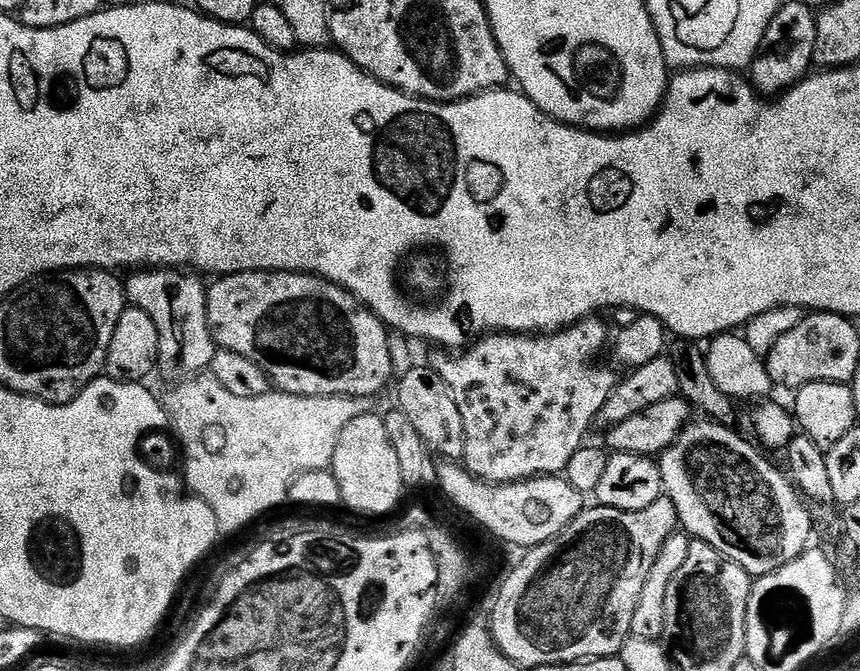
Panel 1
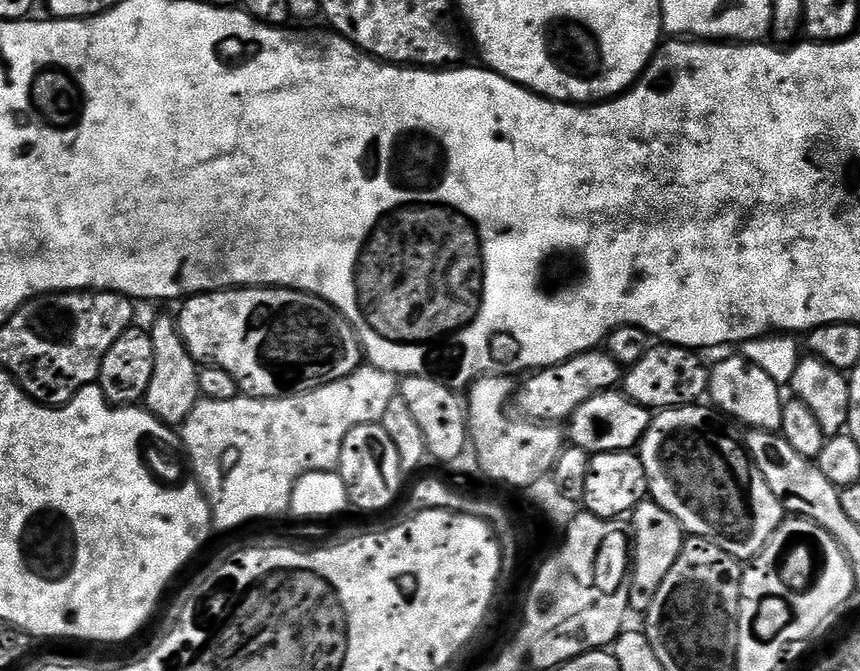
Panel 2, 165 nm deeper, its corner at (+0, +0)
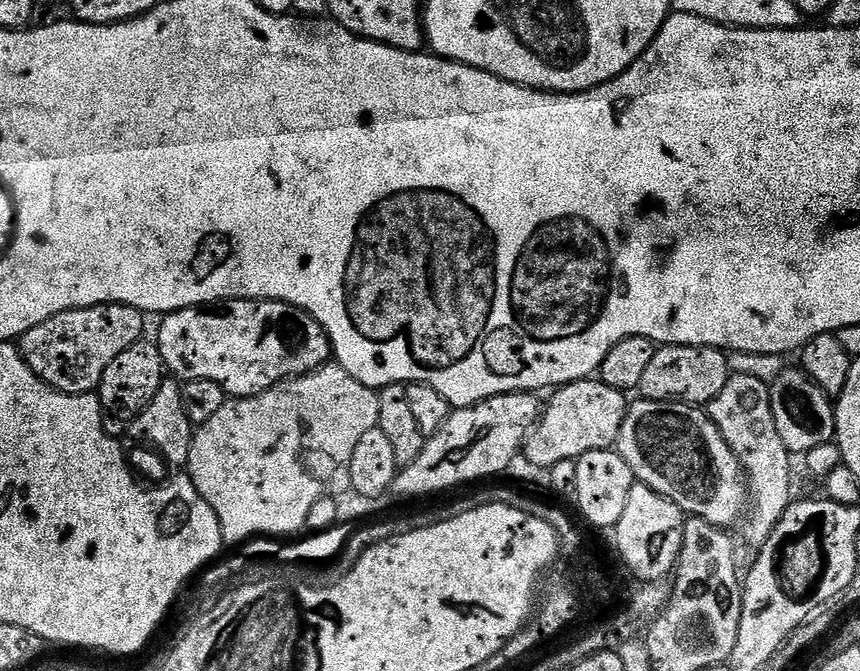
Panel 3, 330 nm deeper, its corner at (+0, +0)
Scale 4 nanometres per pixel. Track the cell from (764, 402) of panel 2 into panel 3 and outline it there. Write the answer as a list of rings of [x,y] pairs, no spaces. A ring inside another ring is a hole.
[[[750,374],[729,375],[726,386],[722,386],[722,394],[714,398],[706,406],[708,416],[718,426],[722,438],[730,446],[730,450],[744,467],[750,489],[750,507],[743,517],[744,540],[759,550],[780,518],[791,504],[794,494],[792,490],[792,454],[785,442],[778,435],[778,426],[774,426],[774,410],[770,402],[772,393],[769,381],[750,378]]]

